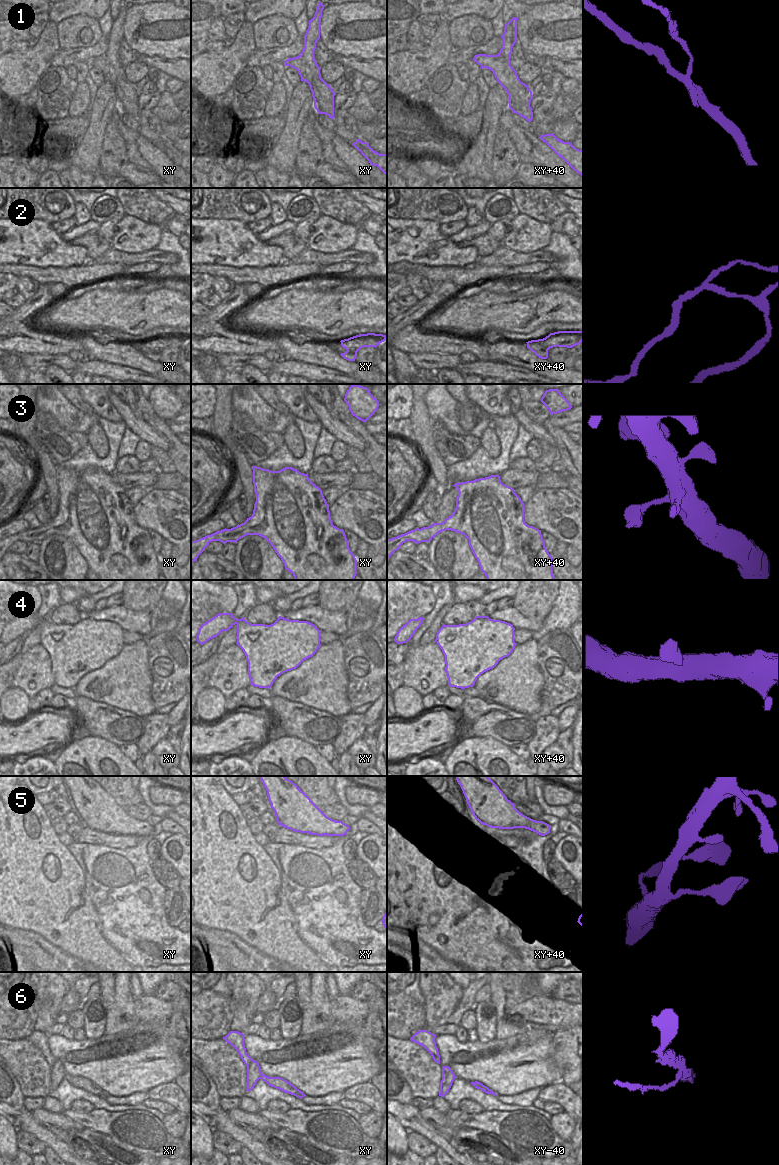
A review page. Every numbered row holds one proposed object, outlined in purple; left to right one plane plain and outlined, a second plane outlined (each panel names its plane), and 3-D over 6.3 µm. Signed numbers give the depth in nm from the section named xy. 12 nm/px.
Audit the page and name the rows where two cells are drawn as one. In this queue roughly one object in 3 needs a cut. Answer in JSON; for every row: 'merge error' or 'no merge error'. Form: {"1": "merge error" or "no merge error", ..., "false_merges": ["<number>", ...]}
{"1": "merge error", "2": "merge error", "3": "no merge error", "4": "no merge error", "5": "no merge error", "6": "merge error", "false_merges": ["1", "2", "6"]}

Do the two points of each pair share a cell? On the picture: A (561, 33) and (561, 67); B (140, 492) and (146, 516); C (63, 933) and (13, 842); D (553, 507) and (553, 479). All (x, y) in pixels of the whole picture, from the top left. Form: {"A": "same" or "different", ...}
{"A": "different", "B": "different", "C": "same", "D": "different"}

